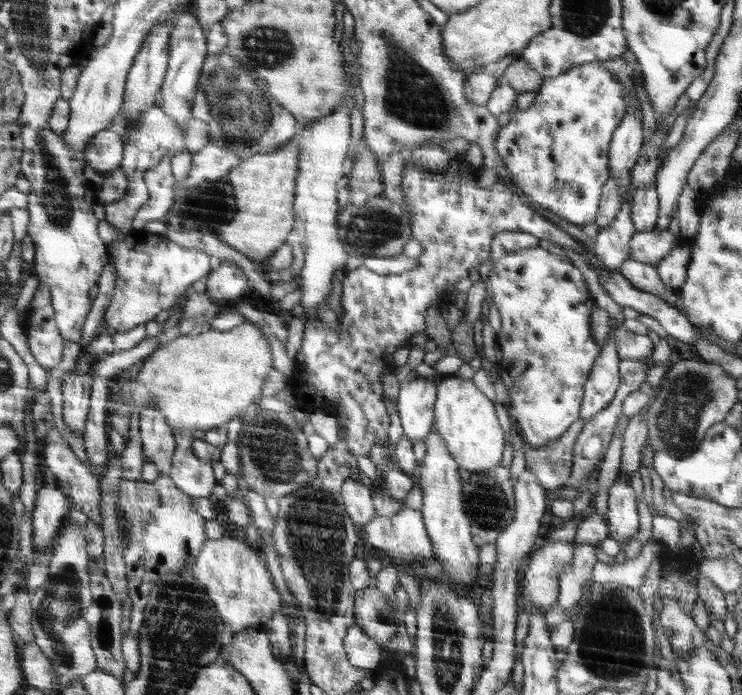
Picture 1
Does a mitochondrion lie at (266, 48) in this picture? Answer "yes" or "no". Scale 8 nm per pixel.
yes

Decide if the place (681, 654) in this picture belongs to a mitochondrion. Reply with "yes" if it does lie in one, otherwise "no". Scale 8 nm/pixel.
no

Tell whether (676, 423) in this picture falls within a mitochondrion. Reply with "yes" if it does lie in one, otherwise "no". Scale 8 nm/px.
yes

